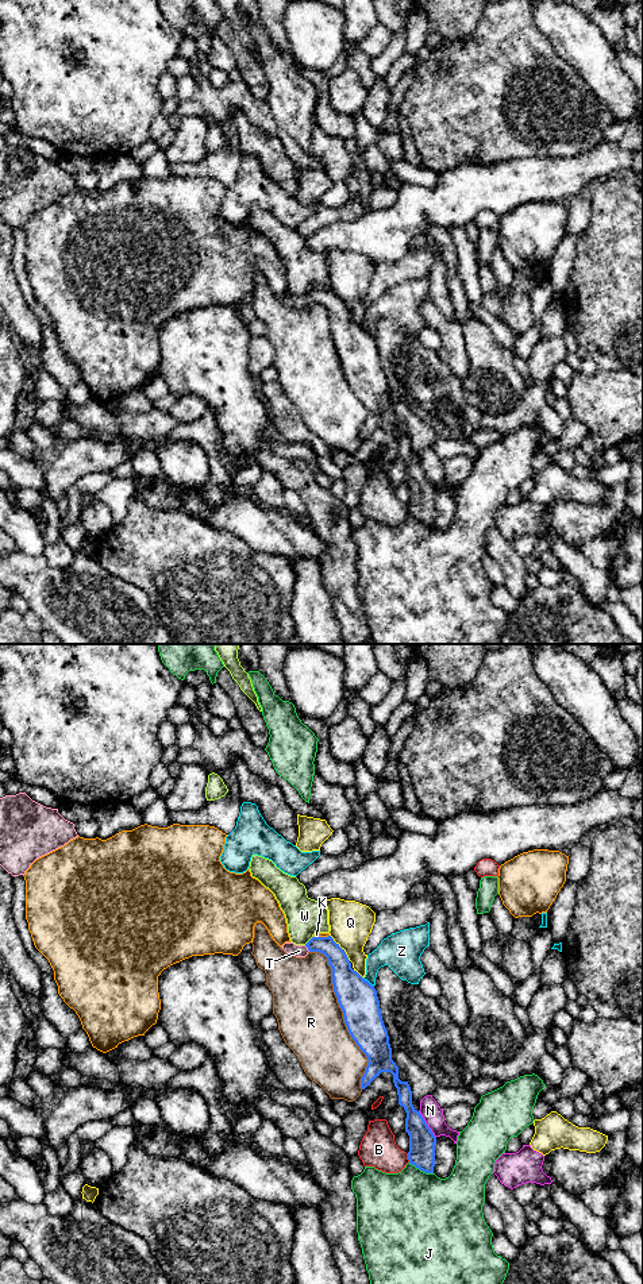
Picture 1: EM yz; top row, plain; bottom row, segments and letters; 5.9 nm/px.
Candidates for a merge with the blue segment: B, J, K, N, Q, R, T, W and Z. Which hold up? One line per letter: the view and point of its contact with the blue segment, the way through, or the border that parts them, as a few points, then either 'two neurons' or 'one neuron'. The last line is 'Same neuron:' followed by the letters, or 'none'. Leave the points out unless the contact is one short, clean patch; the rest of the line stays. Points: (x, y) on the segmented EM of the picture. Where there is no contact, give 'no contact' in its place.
B: yz (408, 1157) | two neurons
J: yz (420, 1169) | two neurons
K: yz (320, 937) | along yz (328, 934), (314, 937) | two neurons
N: yz (426, 1124) | two neurons
Q: yz (341, 948) | two neurons
R: yz (343, 1015) | two neurons
T: yz (307, 947) | across yz (338, 960), (324, 947), (307, 947), (299, 951) | one neuron
W: yz (310, 940) | along yz (312, 936), (304, 944) | two neurons
Z: yz (366, 980) | along yz (362, 978), (373, 986) | two neurons
Same neuron: T

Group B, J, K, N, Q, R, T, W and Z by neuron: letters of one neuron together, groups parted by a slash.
B / J / K / N / Q / R / T / W / Z

